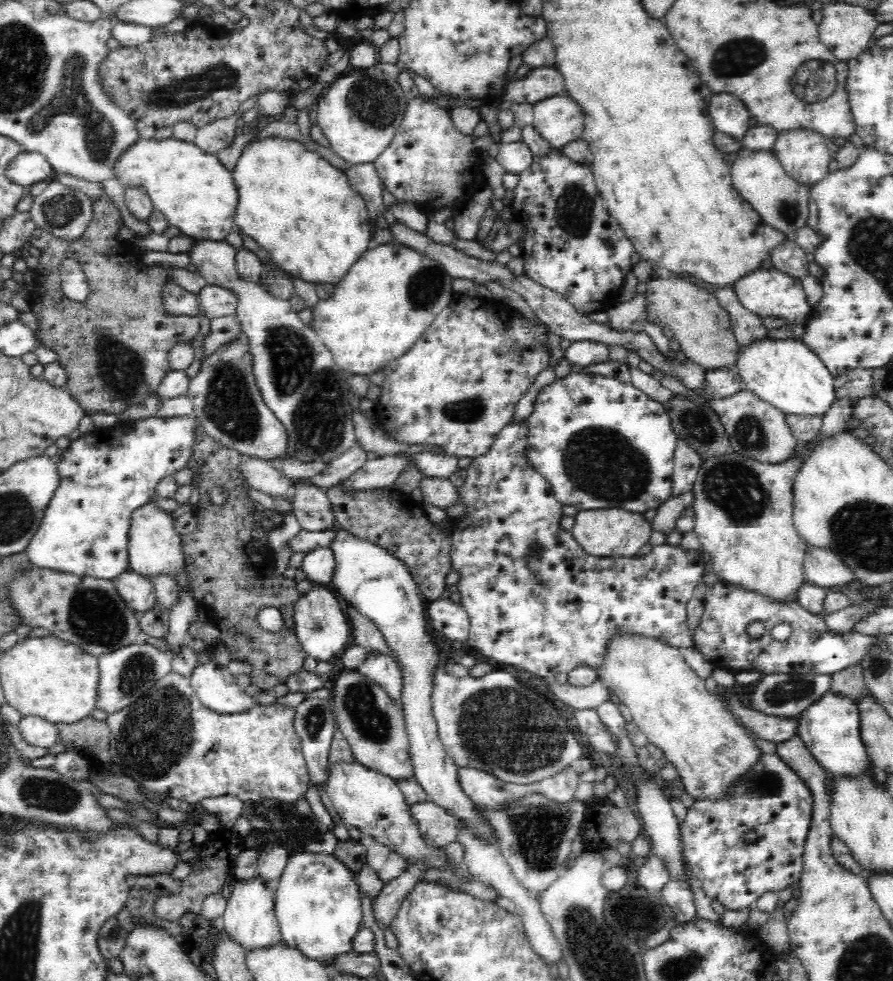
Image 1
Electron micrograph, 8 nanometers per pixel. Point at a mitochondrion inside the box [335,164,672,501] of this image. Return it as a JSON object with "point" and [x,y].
{"point":[426,287]}

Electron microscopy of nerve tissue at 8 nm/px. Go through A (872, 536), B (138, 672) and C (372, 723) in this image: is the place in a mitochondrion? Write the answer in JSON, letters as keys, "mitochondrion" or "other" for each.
{"A":"mitochondrion","B":"mitochondrion","C":"mitochondrion"}

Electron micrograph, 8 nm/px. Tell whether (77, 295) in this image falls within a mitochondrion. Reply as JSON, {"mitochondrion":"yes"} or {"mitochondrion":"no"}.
{"mitochondrion":"no"}

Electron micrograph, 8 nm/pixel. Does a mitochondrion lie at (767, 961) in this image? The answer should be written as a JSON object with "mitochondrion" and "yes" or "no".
{"mitochondrion":"no"}

